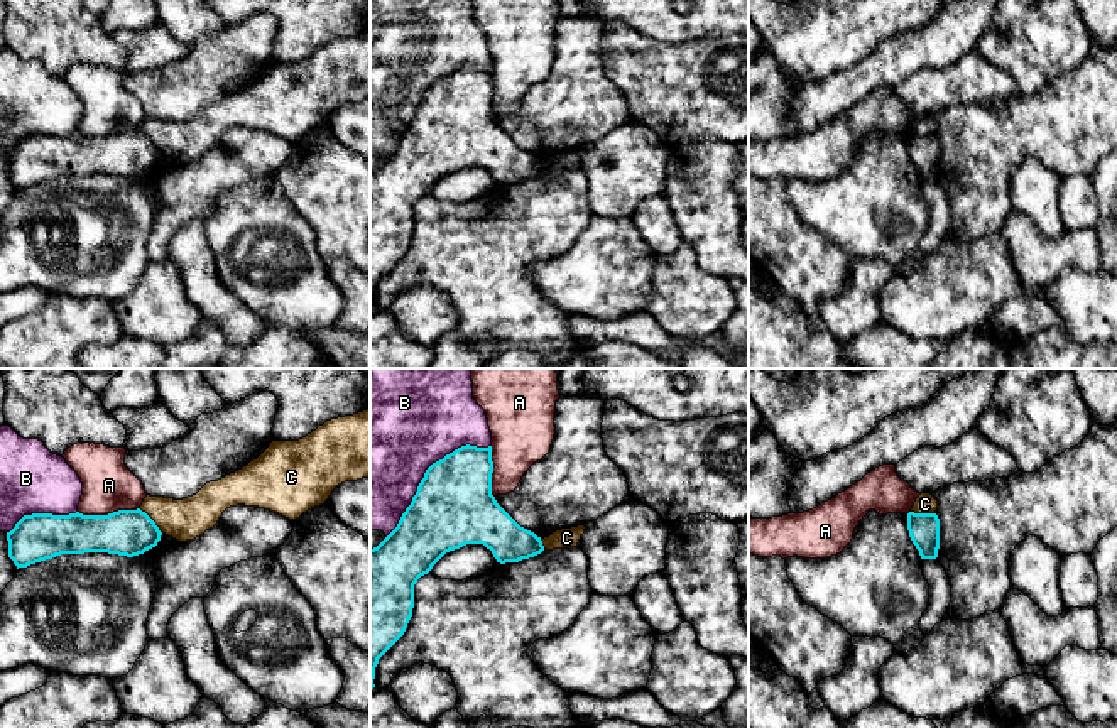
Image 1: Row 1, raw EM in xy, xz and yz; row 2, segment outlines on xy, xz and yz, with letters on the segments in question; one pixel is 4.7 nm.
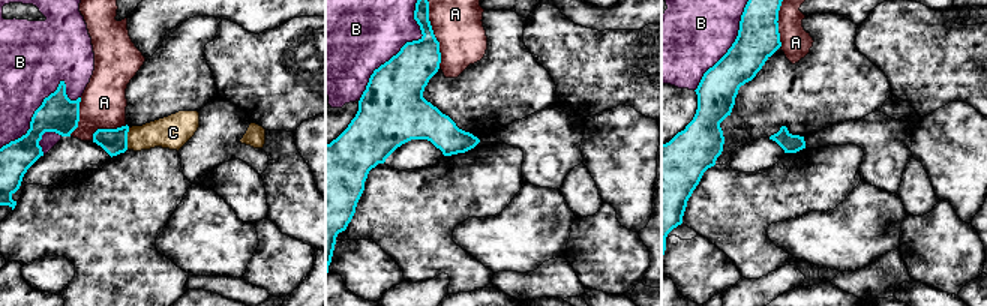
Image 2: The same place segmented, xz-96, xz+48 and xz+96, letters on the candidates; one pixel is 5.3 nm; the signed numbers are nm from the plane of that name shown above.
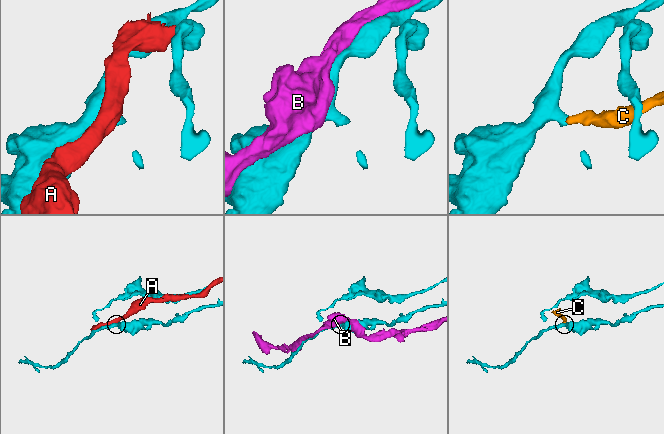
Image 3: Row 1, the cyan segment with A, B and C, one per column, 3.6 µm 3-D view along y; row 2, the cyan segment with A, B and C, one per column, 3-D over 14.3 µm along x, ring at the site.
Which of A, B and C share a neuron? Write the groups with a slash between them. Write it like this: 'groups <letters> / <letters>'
groups A / B / C

